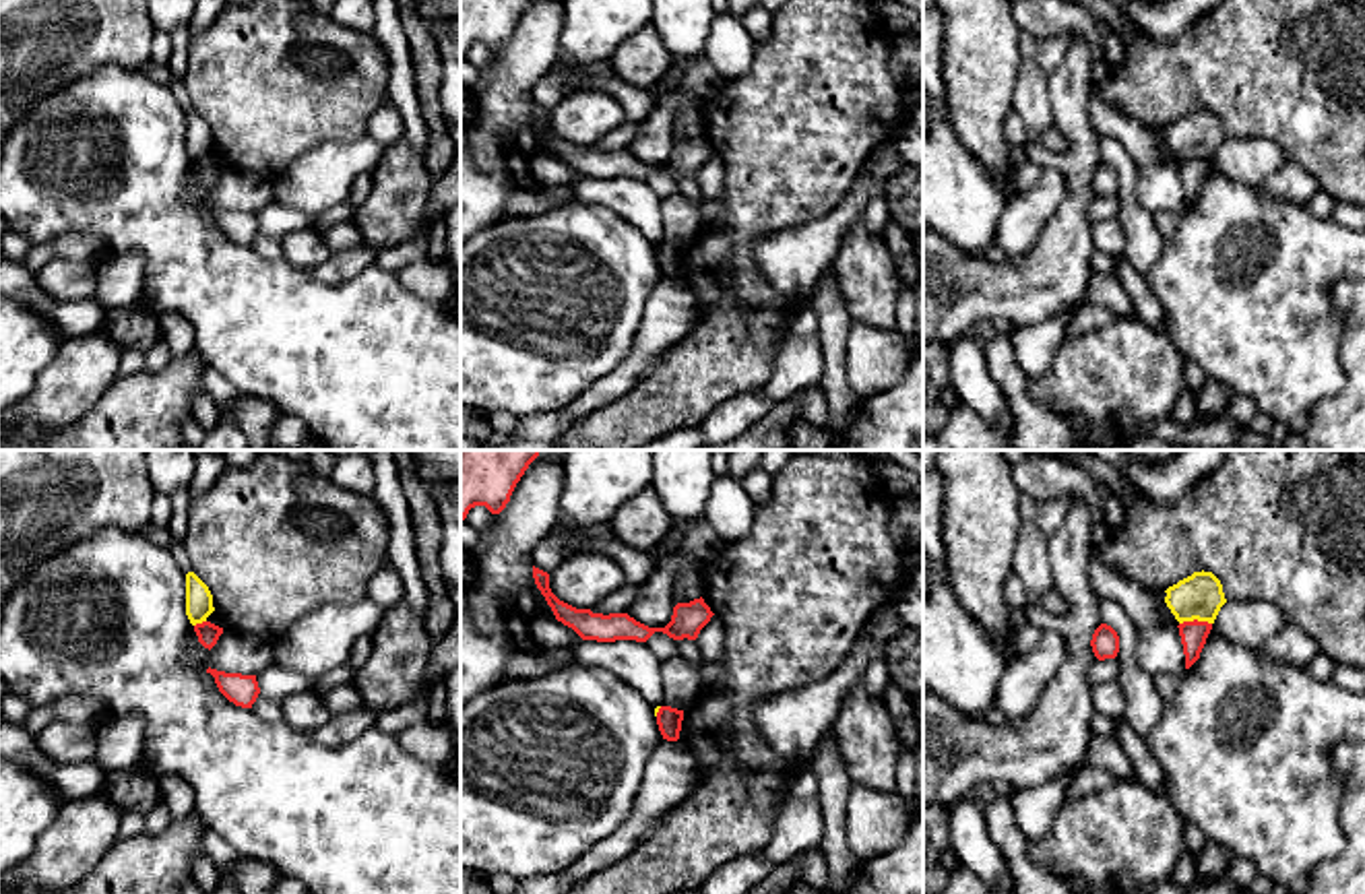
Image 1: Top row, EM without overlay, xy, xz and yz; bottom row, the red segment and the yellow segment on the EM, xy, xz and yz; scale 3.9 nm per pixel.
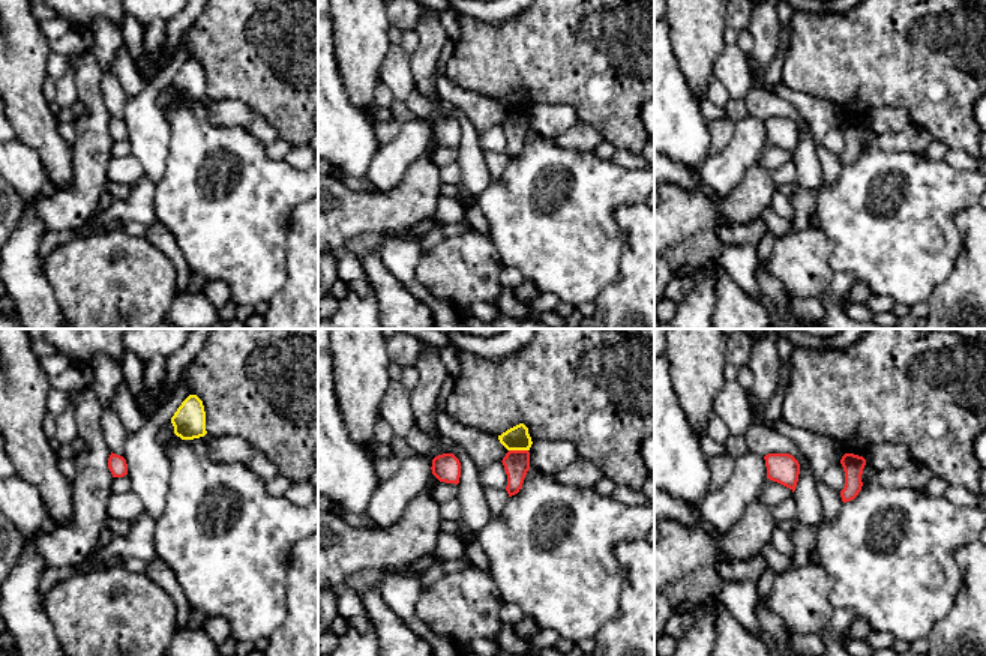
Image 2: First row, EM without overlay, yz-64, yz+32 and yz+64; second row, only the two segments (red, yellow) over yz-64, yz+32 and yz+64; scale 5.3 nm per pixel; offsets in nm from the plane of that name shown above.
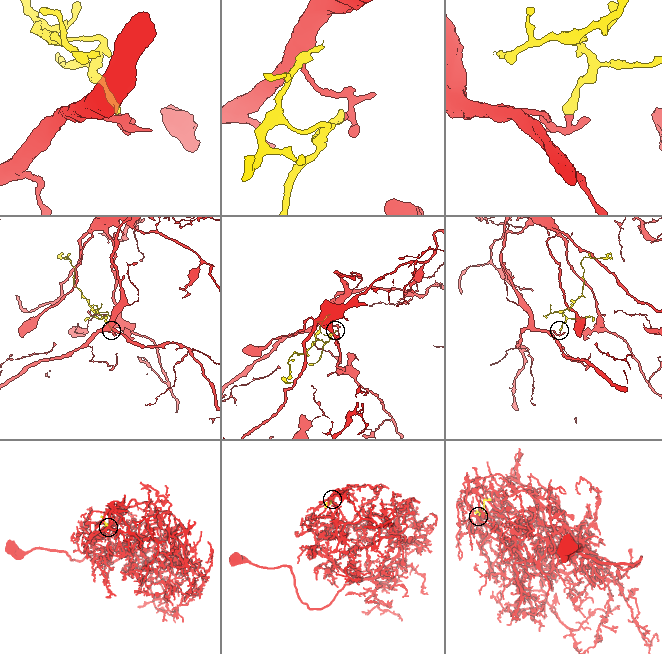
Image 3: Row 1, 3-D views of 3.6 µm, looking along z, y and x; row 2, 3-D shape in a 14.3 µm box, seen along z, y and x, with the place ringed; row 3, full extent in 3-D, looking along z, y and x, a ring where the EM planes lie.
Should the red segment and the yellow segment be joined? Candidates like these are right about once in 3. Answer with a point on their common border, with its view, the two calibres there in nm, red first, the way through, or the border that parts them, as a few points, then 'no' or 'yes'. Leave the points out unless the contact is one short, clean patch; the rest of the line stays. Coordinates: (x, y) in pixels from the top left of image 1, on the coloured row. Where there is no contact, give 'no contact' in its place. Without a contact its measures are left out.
contact yz (1194, 620); calibres 100 and 180 nm; border yz (1211, 622), (1184, 620), (1180, 624); no

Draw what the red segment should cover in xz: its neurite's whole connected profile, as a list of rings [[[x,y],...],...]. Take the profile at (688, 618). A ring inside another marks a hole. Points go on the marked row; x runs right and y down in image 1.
[[[533,566],[533,578],[558,621],[572,628],[582,640],[615,642],[636,640],[646,642],[655,632],[663,632],[673,640],[696,640],[700,630],[715,615],[704,599],[677,603],[671,621],[665,628],[648,628],[628,613],[593,613],[591,609],[576,609],[560,601],[549,588],[549,574]]]

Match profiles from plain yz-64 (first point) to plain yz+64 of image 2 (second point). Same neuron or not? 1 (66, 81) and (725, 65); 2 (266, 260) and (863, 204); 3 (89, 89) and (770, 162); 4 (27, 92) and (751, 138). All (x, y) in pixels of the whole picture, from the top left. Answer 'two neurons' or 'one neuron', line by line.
1: one neuron
2: one neuron
3: two neurons
4: two neurons

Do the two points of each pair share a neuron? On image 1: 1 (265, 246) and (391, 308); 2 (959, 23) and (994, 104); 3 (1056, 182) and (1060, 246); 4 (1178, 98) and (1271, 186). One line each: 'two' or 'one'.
1: two
2: one
3: two
4: two

